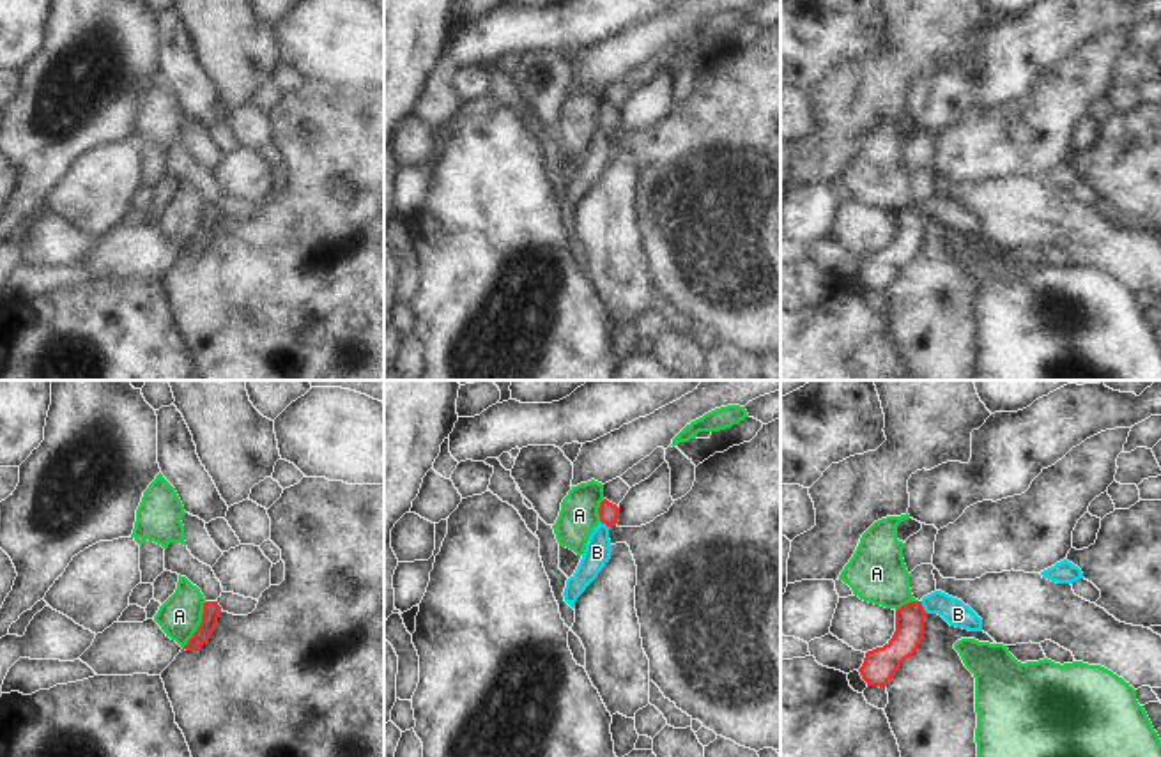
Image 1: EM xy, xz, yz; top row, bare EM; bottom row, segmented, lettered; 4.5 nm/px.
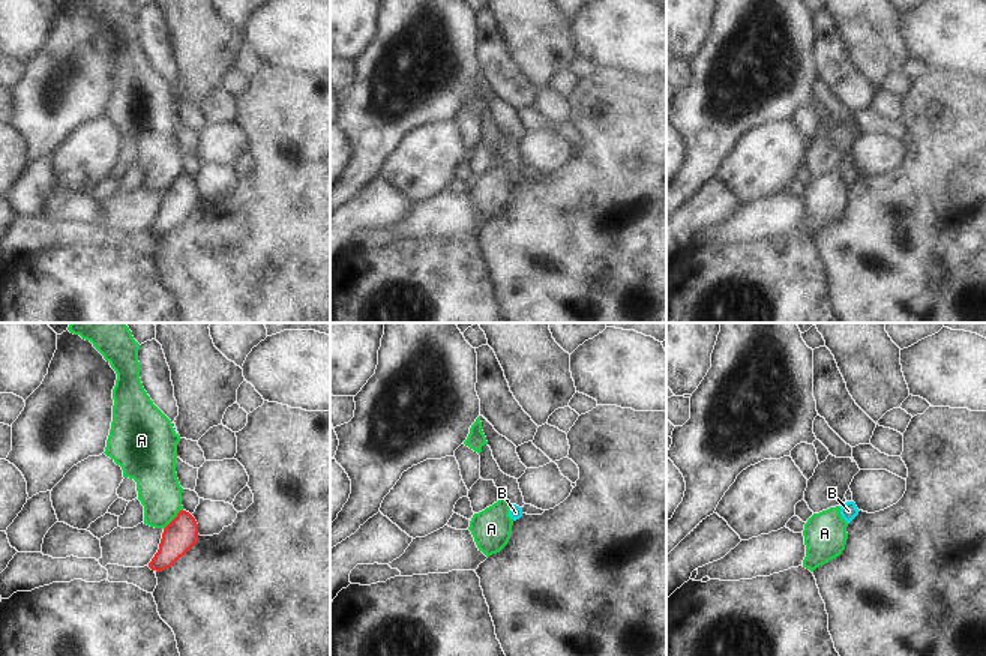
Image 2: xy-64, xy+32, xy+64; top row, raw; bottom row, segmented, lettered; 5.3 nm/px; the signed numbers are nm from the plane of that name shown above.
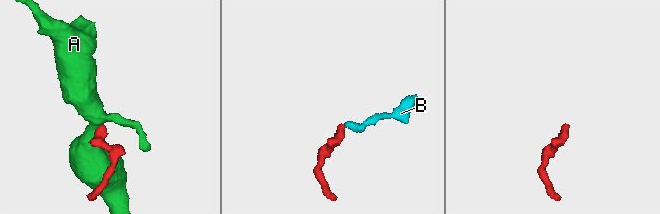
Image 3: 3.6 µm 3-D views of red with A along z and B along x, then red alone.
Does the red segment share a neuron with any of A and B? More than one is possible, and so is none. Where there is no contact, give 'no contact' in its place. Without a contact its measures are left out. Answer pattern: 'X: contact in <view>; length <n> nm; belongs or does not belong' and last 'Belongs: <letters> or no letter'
A: contact in xy; length 240 nm; does not belong
B: contact in yz; length 70 nm; belongs
Belongs: B

